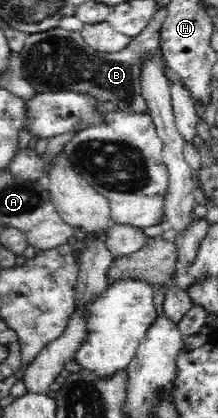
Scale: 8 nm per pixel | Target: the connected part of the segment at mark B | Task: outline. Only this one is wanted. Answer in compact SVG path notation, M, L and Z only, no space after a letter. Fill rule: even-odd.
M63 28L48 29L44 32L27 35L20 57L22 58L22 71L24 79L33 87L36 94L53 91L75 91L76 93L89 93L95 95L98 101L109 101L118 110L133 113L149 114L147 101L142 95L142 64L148 58L154 58L155 51L160 47L160 39L141 39L141 35L131 38L125 49L116 53L104 53L93 49L85 43L79 31L67 31Z

